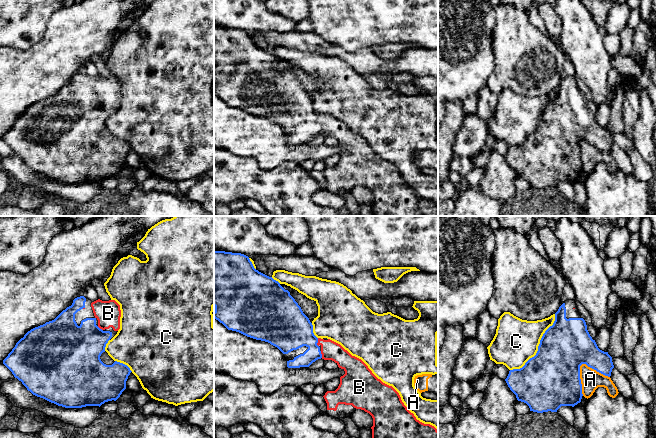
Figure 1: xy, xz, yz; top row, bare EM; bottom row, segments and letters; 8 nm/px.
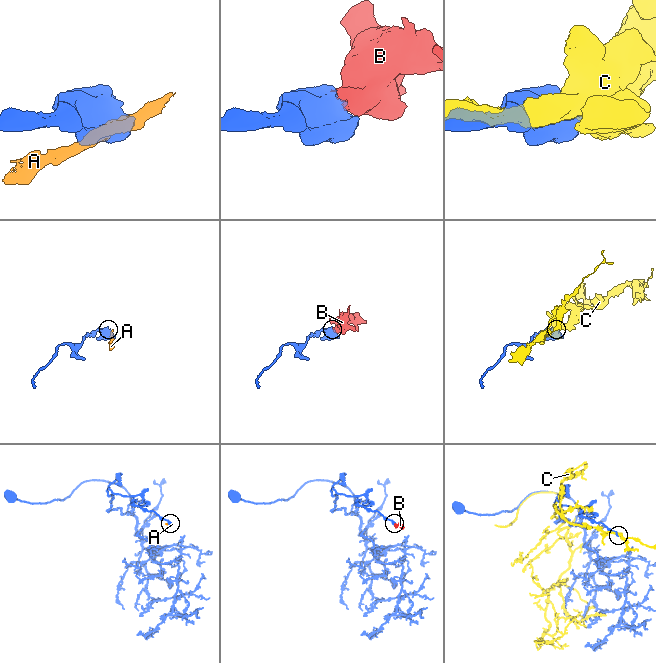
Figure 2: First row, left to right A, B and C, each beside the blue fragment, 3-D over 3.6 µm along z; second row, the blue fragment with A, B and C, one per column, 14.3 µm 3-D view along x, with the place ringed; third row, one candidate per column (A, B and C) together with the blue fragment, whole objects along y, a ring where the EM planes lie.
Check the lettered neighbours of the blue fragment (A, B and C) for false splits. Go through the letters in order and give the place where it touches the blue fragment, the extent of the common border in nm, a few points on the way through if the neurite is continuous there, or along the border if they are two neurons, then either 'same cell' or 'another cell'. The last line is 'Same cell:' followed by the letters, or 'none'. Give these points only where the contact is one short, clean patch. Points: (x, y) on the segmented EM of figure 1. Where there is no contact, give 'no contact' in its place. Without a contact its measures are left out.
A: contact yz (580, 365); length 280 nm; another cell
B: contact xz (317, 342); length 70 nm; way xz (289, 329), (317, 342), (322, 342), (330, 350); same cell
C: contact yz (538, 347); length 600 nm; another cell
Same cell: B

